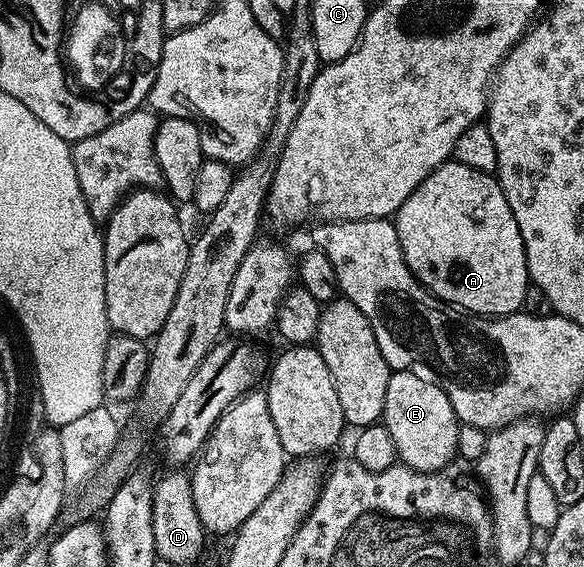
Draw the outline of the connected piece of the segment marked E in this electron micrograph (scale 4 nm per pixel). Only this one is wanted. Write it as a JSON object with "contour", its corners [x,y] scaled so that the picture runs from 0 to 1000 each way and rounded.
{"contour":[[[704,653],[671,654],[663,670],[663,698],[656,705],[652,744],[670,762],[682,810],[707,829],[759,829],[783,799],[784,741],[772,705],[752,677],[711,663]]]}

